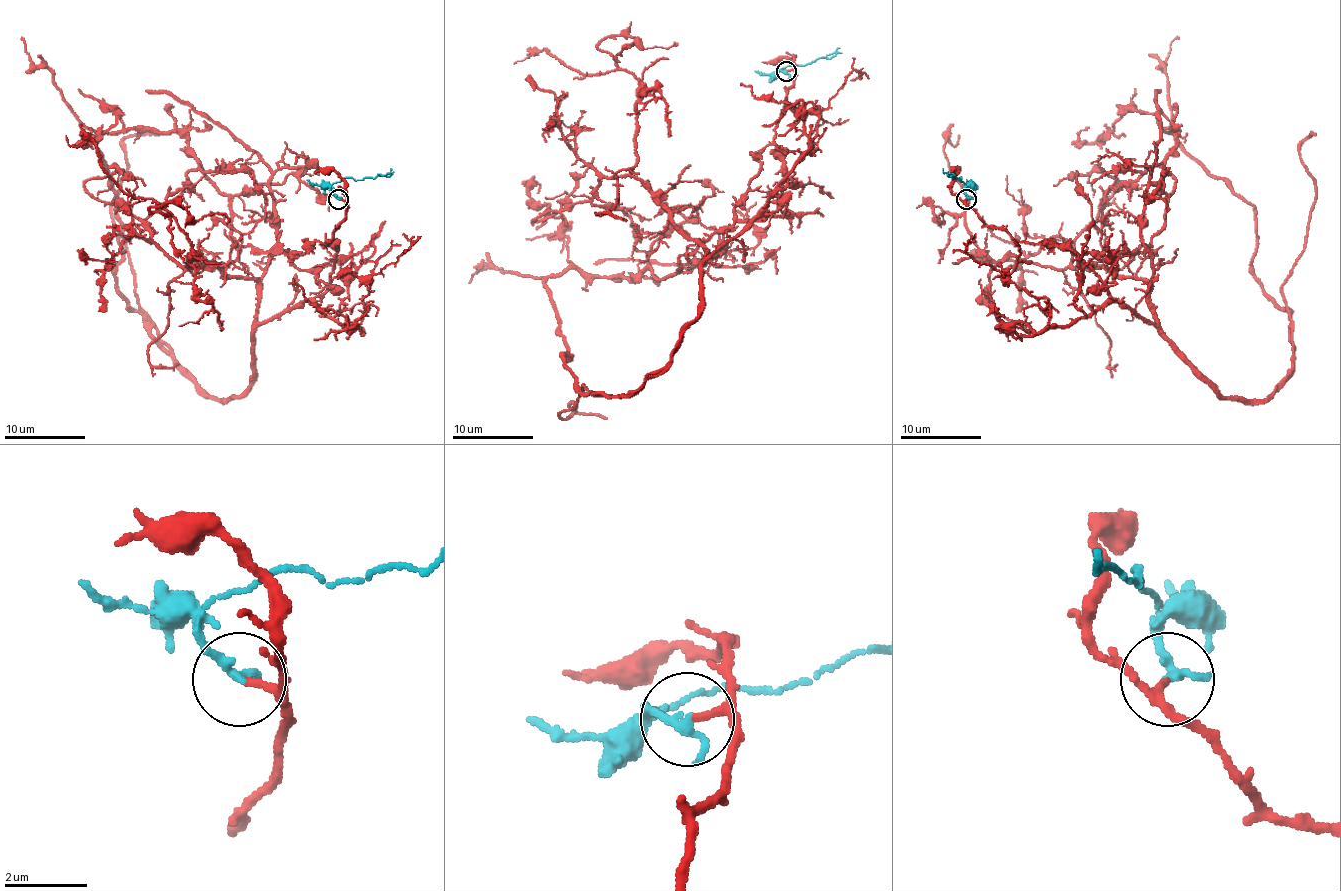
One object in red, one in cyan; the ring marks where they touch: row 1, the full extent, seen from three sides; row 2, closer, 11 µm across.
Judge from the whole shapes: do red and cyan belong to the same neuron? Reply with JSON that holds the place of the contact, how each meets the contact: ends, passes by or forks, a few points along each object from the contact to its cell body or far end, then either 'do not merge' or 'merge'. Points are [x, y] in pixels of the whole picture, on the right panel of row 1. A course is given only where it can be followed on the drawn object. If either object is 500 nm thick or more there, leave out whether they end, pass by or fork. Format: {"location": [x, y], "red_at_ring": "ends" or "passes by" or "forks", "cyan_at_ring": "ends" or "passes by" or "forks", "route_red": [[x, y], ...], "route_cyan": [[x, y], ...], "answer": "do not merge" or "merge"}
{"location": [966, 199], "red_at_ring": "passes by", "cyan_at_ring": "ends", "route_red": [[966, 198], [1073, 251], [1225, 397], [1267, 399], [1292, 366], [1282, 283], [1316, 135]], "route_cyan": [[966, 198], [964, 182], [943, 168]], "answer": "merge"}

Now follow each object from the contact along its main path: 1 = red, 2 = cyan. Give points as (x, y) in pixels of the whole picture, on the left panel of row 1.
1: (339, 198), (331, 281), (265, 319), (255, 380), (212, 398), (138, 301), (112, 216), (122, 142), (158, 136)
2: (337, 198), (331, 192), (335, 182), (345, 178), (376, 178), (392, 168)

